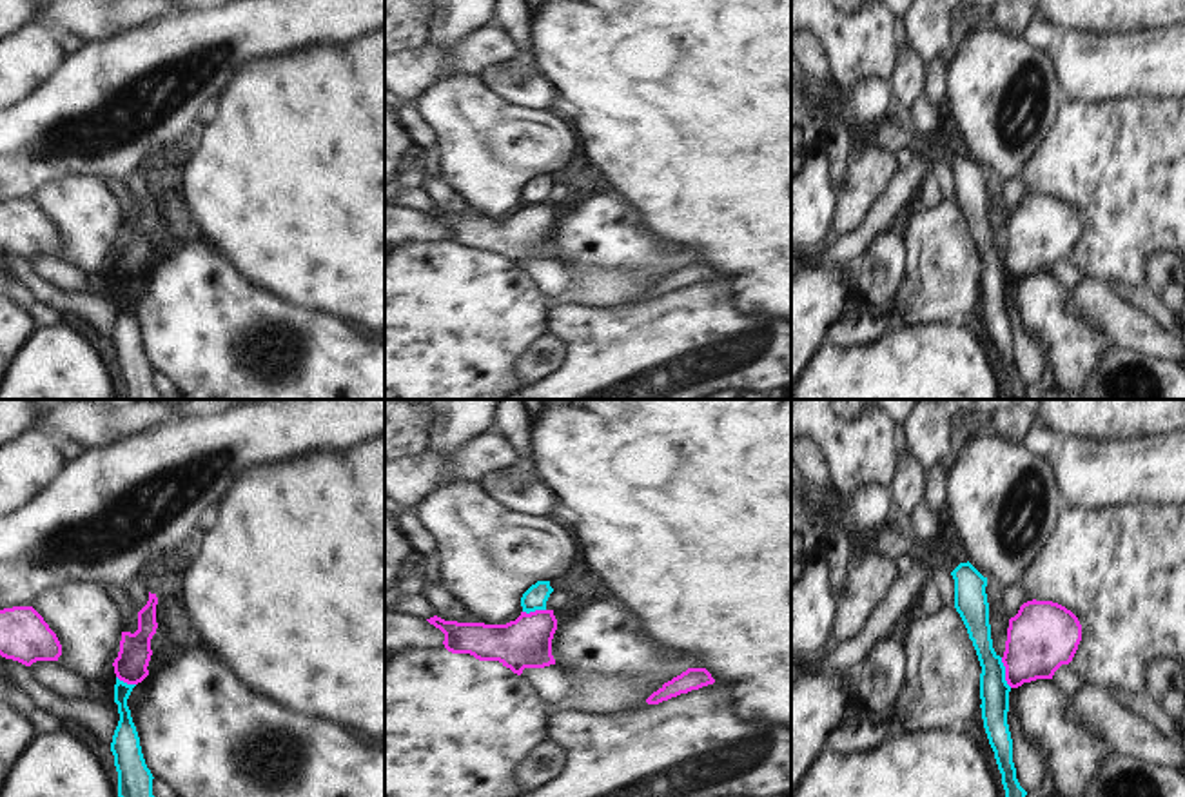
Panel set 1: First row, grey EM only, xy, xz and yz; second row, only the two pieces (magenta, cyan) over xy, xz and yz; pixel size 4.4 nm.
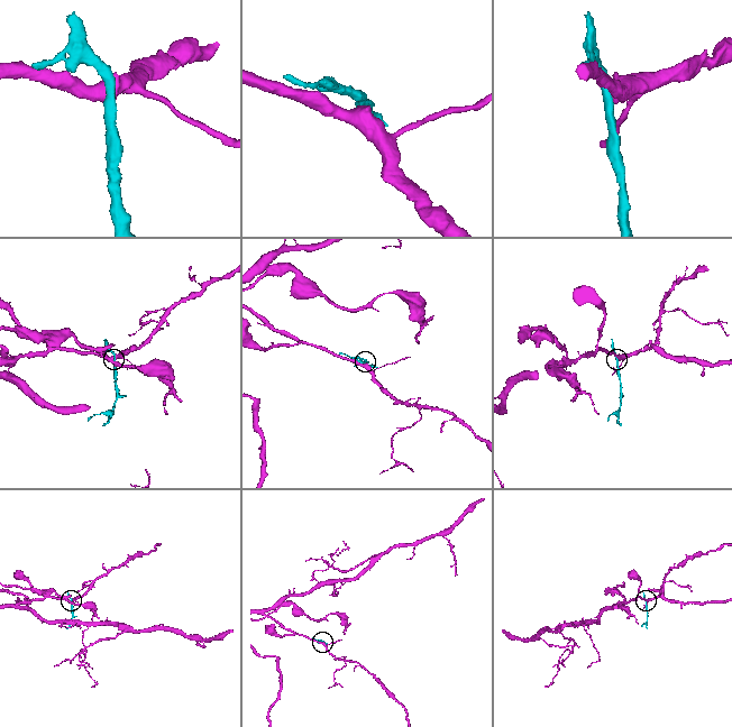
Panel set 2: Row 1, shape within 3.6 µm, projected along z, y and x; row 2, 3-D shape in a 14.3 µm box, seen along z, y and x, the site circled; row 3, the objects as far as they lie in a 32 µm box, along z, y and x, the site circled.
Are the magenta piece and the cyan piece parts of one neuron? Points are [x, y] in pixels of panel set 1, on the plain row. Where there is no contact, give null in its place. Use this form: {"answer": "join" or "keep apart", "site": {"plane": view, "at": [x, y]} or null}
{"answer": "keep apart", "site": {"plane": "yz", "at": [1006, 265]}}

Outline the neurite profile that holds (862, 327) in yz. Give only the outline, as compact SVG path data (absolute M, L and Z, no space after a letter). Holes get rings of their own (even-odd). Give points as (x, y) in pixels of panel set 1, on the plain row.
M858 294L851 298L846 320L829 330L828 341L838 349L866 349L887 334L893 325L893 320L877 316L867 300Z

